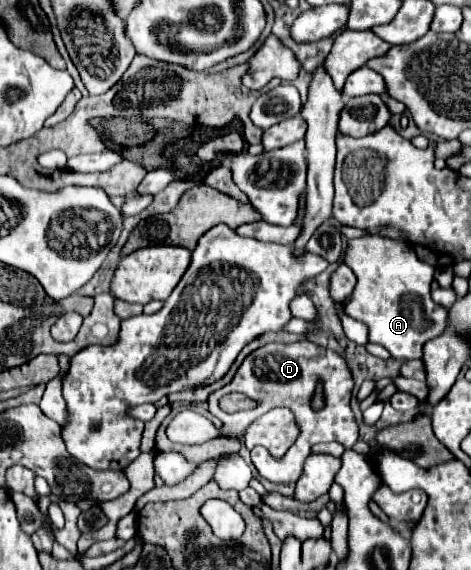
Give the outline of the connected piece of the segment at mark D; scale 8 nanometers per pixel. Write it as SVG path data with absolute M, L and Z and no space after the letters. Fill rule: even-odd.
M307 340L291 342L291 344L271 342L271 344L265 344L265 346L257 348L255 352L251 352L243 360L243 364L239 366L235 378L227 386L215 390L209 396L207 404L209 404L209 412L213 416L217 416L227 426L229 436L241 436L245 432L245 426L249 426L257 416L265 414L267 410L277 408L277 406L287 406L297 418L297 426L301 430L299 440L293 444L293 448L289 448L285 452L283 458L273 458L266 448L256 446L251 451L251 460L263 478L267 478L271 482L291 484L291 482L299 480L305 458L309 458L313 444L335 440L335 442L341 442L349 450L357 442L359 428L357 428L355 416L353 416L351 406L349 406L351 390L353 390L353 378L347 370L345 360L337 352L315 346ZM319 378L325 382L325 408L321 412L313 412L309 406L309 398L313 396L313 388L315 388L315 382ZM229 392L241 392L247 398L257 400L259 406L255 410L247 410L247 412L225 414L219 408L219 398L229 394Z

